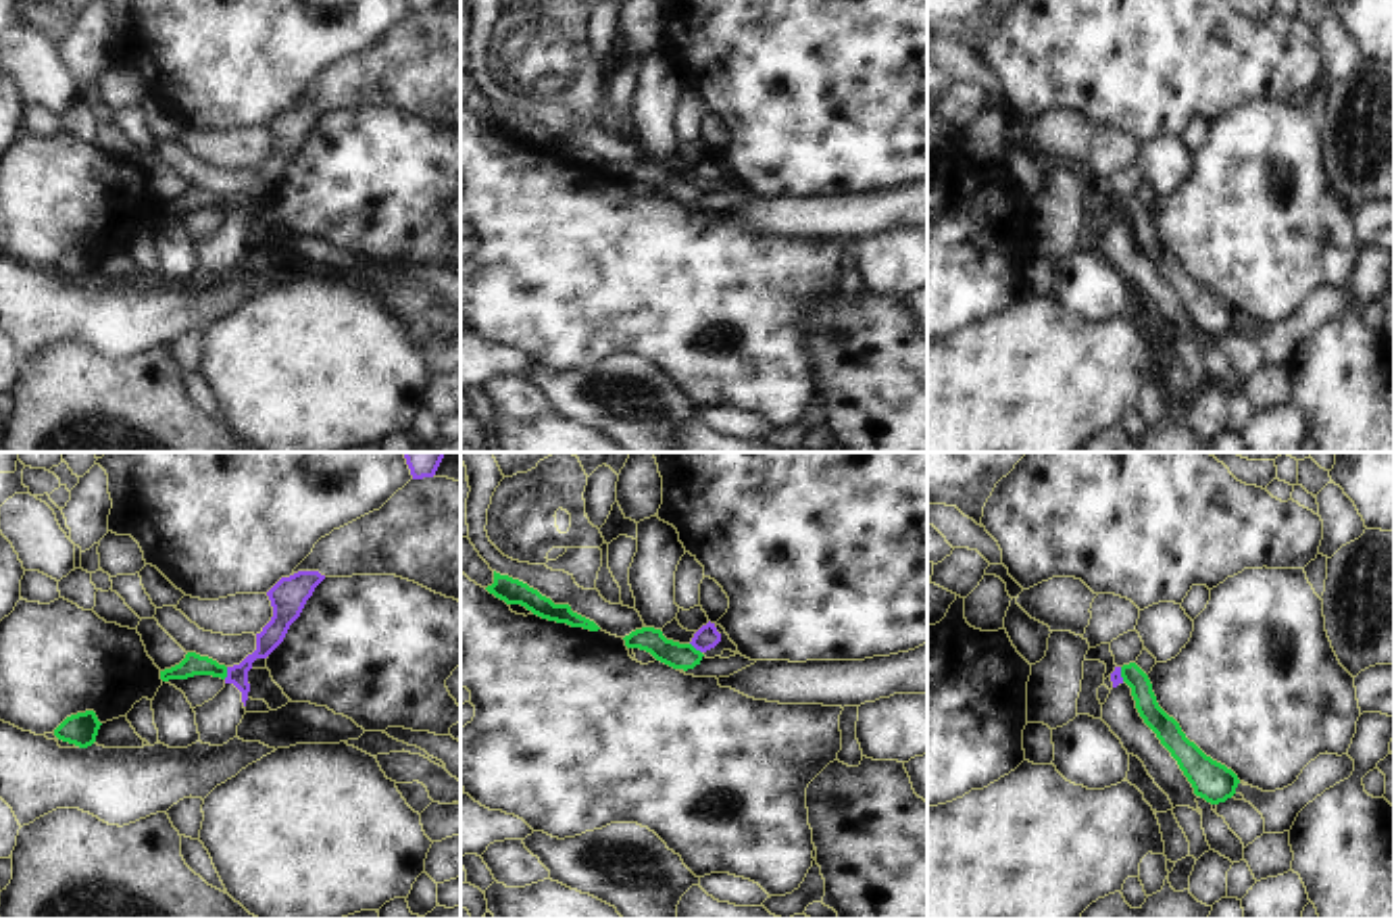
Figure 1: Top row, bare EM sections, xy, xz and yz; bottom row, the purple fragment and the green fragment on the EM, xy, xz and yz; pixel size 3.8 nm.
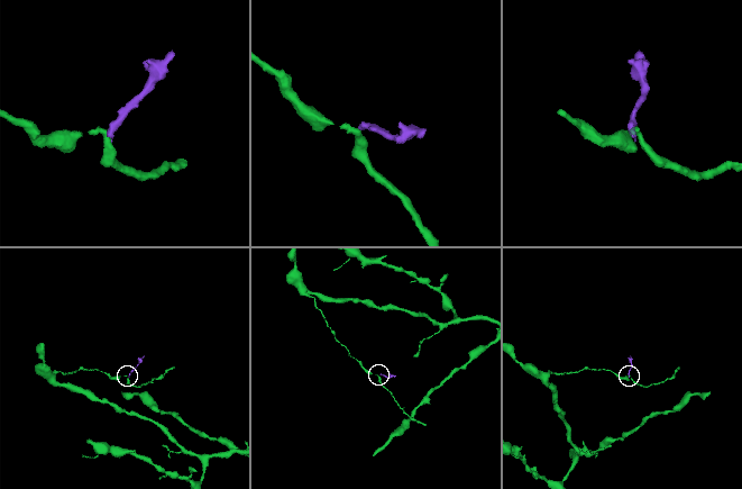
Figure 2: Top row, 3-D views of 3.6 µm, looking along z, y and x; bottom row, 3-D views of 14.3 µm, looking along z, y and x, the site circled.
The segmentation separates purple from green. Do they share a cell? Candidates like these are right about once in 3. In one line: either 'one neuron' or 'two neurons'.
two neurons

